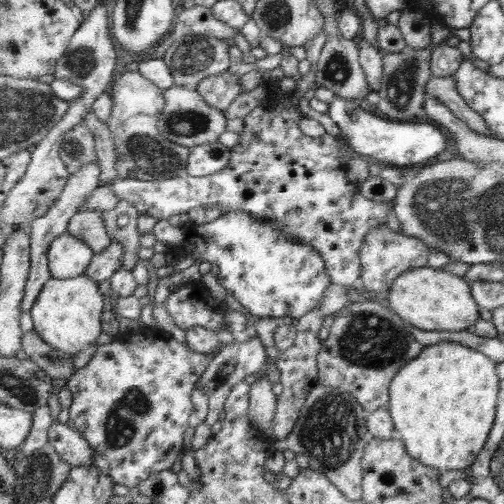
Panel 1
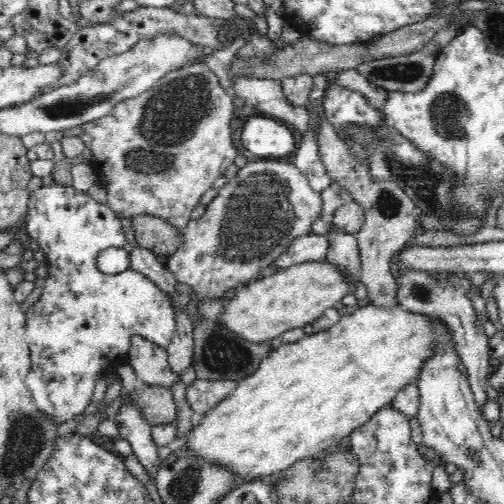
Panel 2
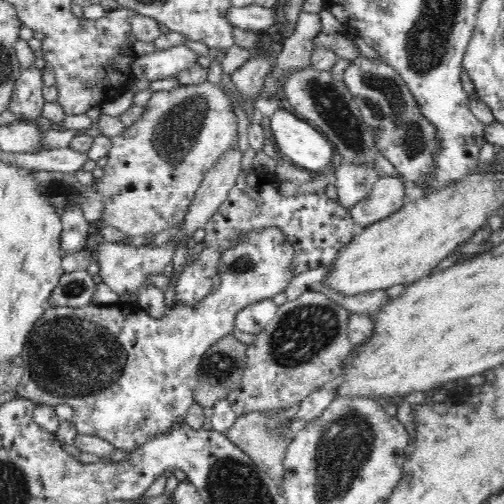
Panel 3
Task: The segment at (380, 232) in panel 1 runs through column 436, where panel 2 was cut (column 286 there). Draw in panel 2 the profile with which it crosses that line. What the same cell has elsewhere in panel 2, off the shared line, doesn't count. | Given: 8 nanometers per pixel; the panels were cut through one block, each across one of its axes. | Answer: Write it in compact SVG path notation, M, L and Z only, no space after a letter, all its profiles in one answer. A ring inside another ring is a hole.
M308 234L308 236L300 236L296 238L288 250L284 254L280 254L270 266L278 268L278 270L286 270L294 264L302 264L302 262L316 262L316 260L326 260L328 256L328 240L326 236L318 236L318 234Z

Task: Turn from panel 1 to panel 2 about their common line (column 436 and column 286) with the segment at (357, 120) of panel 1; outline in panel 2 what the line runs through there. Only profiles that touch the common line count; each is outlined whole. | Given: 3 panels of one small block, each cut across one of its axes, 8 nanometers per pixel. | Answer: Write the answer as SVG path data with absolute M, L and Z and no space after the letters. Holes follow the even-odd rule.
M248 114L248 122L244 126L242 144L254 156L260 158L284 158L296 150L296 134L288 124L272 120L270 116Z

